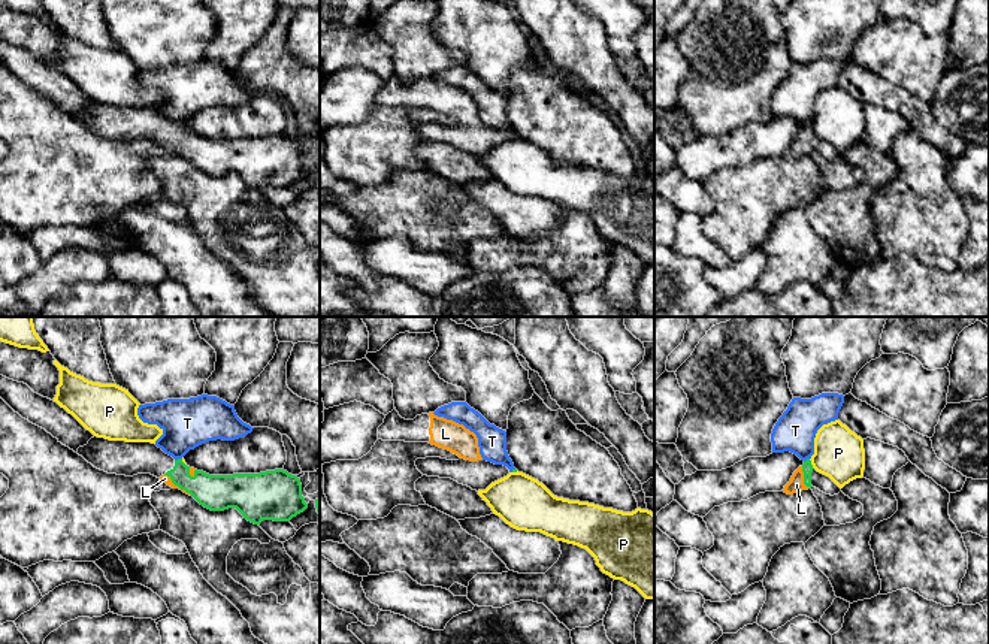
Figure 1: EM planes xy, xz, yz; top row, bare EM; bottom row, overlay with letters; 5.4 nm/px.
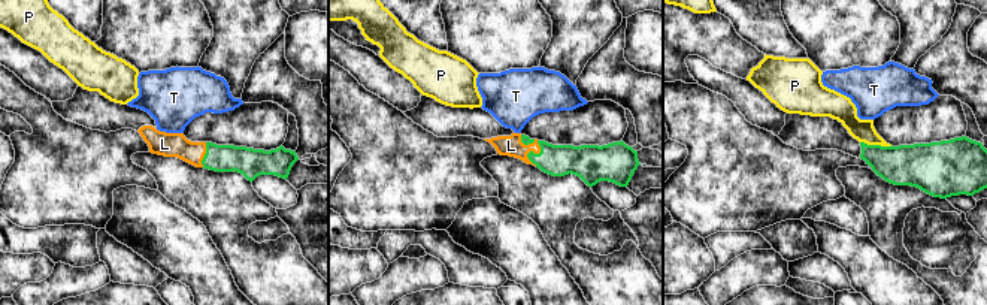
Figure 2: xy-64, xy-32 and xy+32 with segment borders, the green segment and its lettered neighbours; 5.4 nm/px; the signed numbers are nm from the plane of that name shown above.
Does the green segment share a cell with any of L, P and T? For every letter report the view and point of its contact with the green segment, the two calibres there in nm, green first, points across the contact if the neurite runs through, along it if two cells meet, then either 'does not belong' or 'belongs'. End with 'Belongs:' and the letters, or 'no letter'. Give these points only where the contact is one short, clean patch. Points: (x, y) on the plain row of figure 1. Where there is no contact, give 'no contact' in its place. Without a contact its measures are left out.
L: meets green in yz at (804, 144); 60 nm thick on the green side, 80 nm on the other; belongs
P: meets green in yz at (810, 129); 60 nm thick on the green side, 280 nm on the other; does not belong
T: meets green in xy at (178, 124); 180 nm thick on the green side, 280 nm on the other; border along xy (181, 123), (175, 126); does not belong
Belongs: L

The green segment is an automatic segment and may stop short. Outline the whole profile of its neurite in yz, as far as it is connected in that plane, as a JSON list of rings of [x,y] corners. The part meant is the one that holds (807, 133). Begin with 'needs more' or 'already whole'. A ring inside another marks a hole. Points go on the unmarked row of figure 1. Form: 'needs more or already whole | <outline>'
needs more | [[[807,124],[802,131],[799,131],[790,146],[784,151],[783,157],[787,160],[799,158],[802,155],[811,154],[811,137],[813,137],[811,126]]]

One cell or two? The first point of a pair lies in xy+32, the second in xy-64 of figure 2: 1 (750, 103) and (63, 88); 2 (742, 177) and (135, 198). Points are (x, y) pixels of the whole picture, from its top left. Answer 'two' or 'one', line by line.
1: one
2: two

